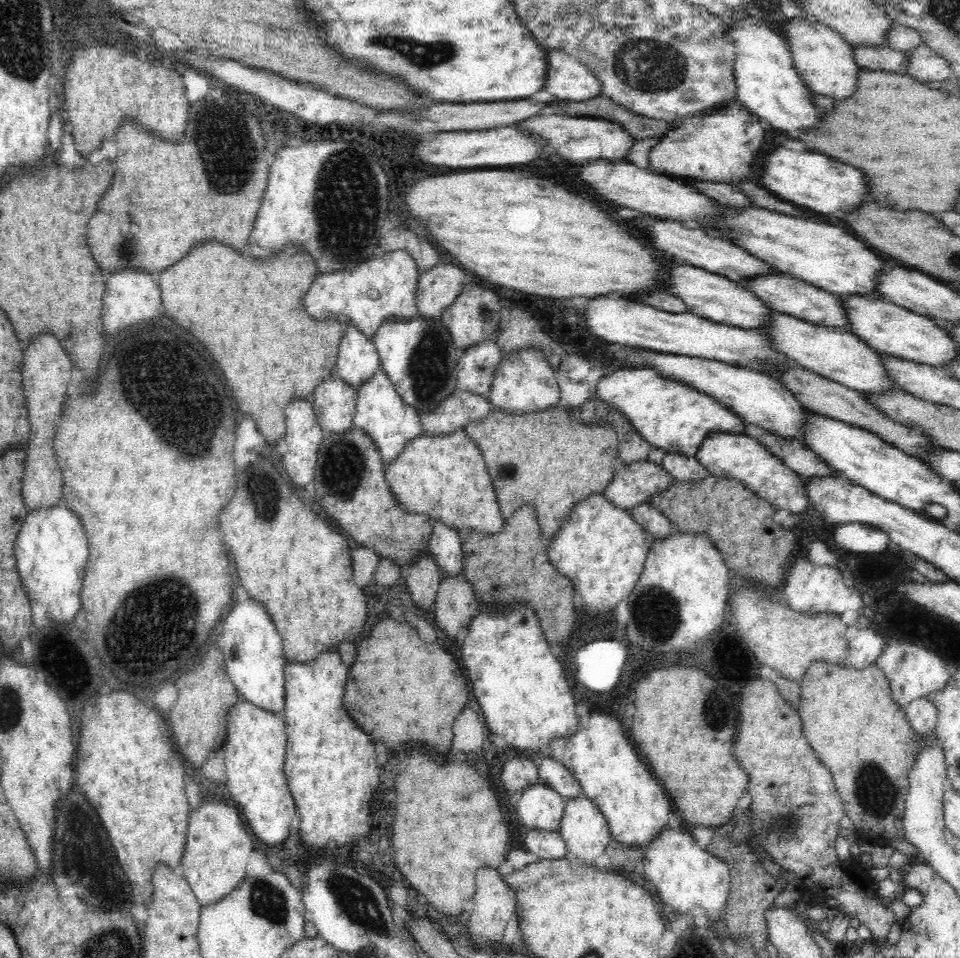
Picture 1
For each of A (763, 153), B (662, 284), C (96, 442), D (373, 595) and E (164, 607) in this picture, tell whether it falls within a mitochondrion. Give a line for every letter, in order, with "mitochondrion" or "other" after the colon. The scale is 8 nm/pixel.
A: other
B: other
C: other
D: other
E: mitochondrion

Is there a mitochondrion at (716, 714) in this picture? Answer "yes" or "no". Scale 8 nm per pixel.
yes

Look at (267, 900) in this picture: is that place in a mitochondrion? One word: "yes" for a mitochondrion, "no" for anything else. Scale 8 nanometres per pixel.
yes

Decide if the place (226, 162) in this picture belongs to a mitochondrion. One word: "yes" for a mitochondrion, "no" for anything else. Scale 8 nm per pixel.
yes

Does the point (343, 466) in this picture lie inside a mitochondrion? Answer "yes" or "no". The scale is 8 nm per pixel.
yes

